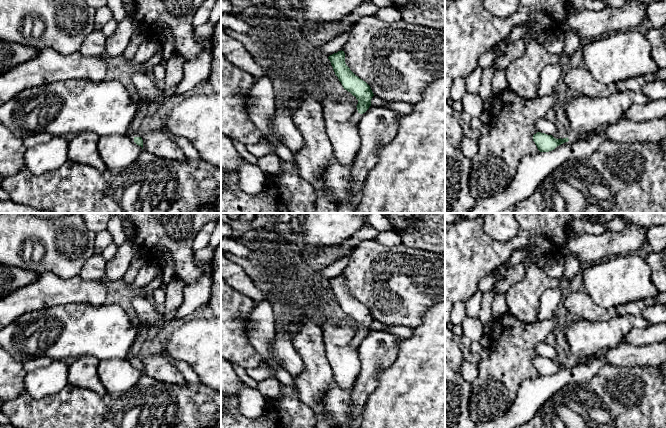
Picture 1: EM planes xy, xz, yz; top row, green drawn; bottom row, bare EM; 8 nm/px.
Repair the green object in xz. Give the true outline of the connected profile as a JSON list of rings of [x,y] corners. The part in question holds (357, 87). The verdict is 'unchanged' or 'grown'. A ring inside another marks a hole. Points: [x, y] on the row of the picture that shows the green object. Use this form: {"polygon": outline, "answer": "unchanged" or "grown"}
{"polygon": [[[338,51],[328,57],[343,88],[350,92],[358,100],[358,112],[351,116],[351,123],[358,125],[360,117],[371,106],[371,99],[374,96],[370,86],[356,76],[345,63],[344,51]]], "answer": "grown"}

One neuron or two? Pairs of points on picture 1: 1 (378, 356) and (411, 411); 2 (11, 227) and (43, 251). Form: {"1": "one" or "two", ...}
{"1": "two", "2": "one"}

